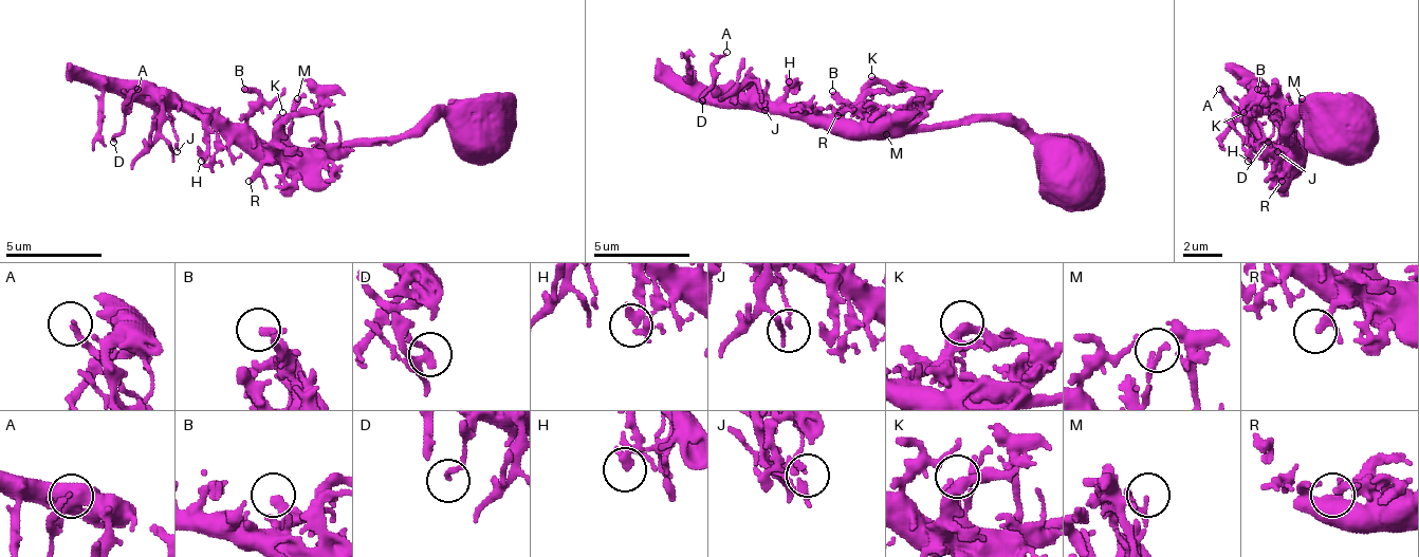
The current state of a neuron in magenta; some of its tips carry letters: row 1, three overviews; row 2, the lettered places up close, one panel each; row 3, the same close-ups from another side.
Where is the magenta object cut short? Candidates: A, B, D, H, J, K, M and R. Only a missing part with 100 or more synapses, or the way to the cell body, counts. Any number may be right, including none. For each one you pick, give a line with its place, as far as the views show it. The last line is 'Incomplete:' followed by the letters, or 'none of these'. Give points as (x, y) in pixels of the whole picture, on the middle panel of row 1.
Incomplete: none of these

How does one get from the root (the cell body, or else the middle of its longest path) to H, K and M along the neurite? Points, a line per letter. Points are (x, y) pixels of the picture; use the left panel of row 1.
H: (477, 123), (432, 117), (394, 136), (263, 147), (254, 136), (229, 136), (201, 112), (205, 123), (201, 161)
K: (477, 123), (432, 117), (394, 136), (331, 142), (321, 127), (321, 103), (282, 112)
M: (477, 123), (466, 117), (432, 117), (423, 127), (394, 136), (297, 147), (288, 136), (293, 103), (297, 98)

